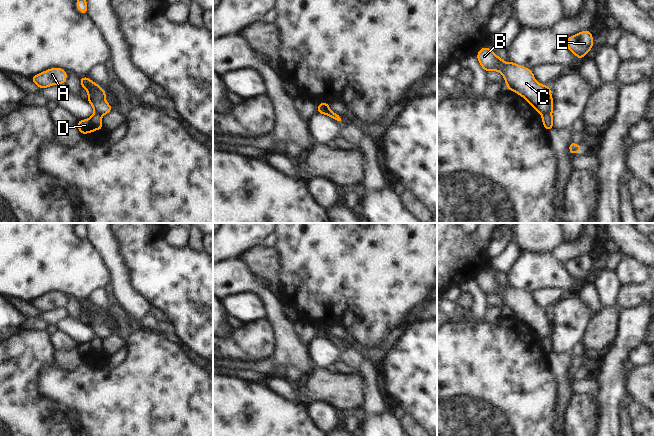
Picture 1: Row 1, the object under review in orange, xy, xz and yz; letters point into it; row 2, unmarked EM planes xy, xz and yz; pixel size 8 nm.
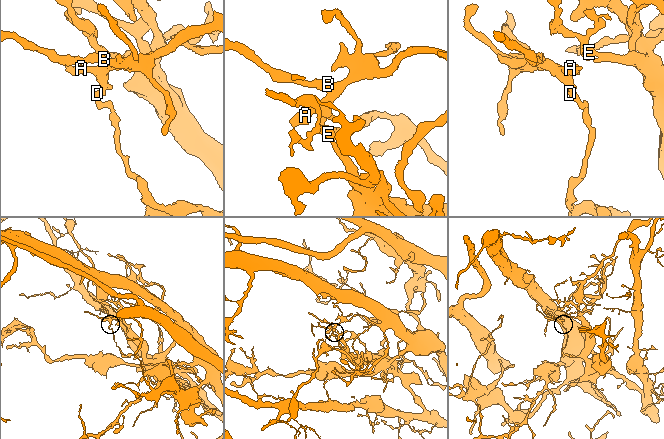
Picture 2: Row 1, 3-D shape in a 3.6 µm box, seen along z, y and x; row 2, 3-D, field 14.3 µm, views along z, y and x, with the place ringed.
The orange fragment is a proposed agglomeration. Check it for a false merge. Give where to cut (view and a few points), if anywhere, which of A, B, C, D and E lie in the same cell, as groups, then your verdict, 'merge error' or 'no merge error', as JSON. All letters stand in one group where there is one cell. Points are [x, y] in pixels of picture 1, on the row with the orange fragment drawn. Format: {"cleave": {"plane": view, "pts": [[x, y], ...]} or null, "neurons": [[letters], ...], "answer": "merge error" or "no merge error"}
{"cleave": {"plane": "yz", "pts": [[550, 112], [542, 116]]}, "neurons": [["A", "B", "C"], ["D", "E"]], "answer": "merge error"}

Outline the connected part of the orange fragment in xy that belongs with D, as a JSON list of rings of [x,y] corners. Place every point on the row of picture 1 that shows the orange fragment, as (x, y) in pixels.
[[[94,112],[90,118],[78,121],[77,127],[82,135],[92,133],[94,130],[100,130],[103,128],[101,115]]]

